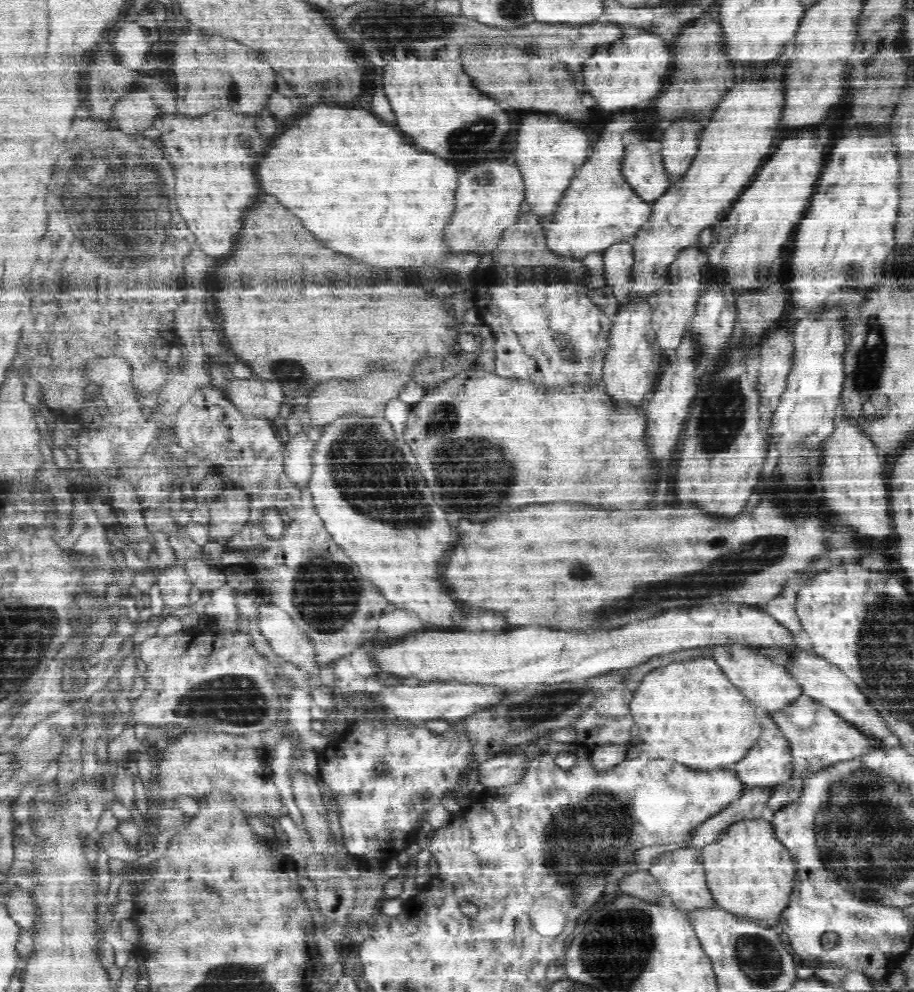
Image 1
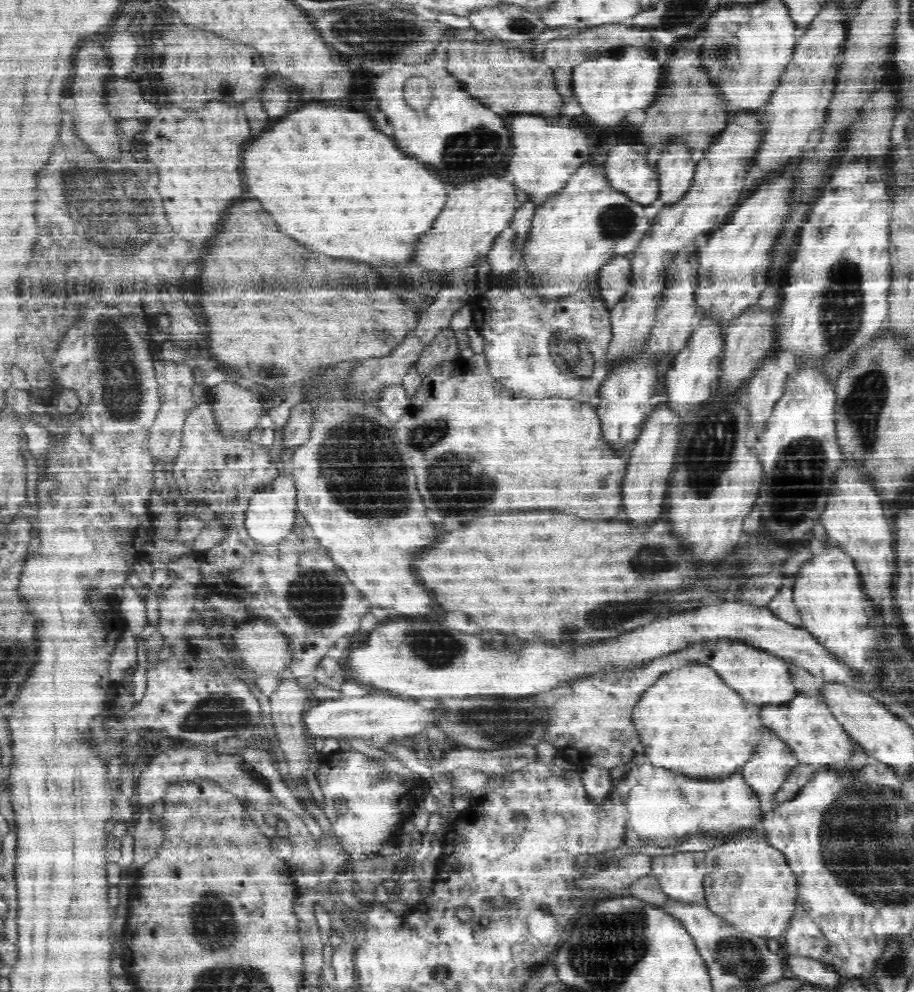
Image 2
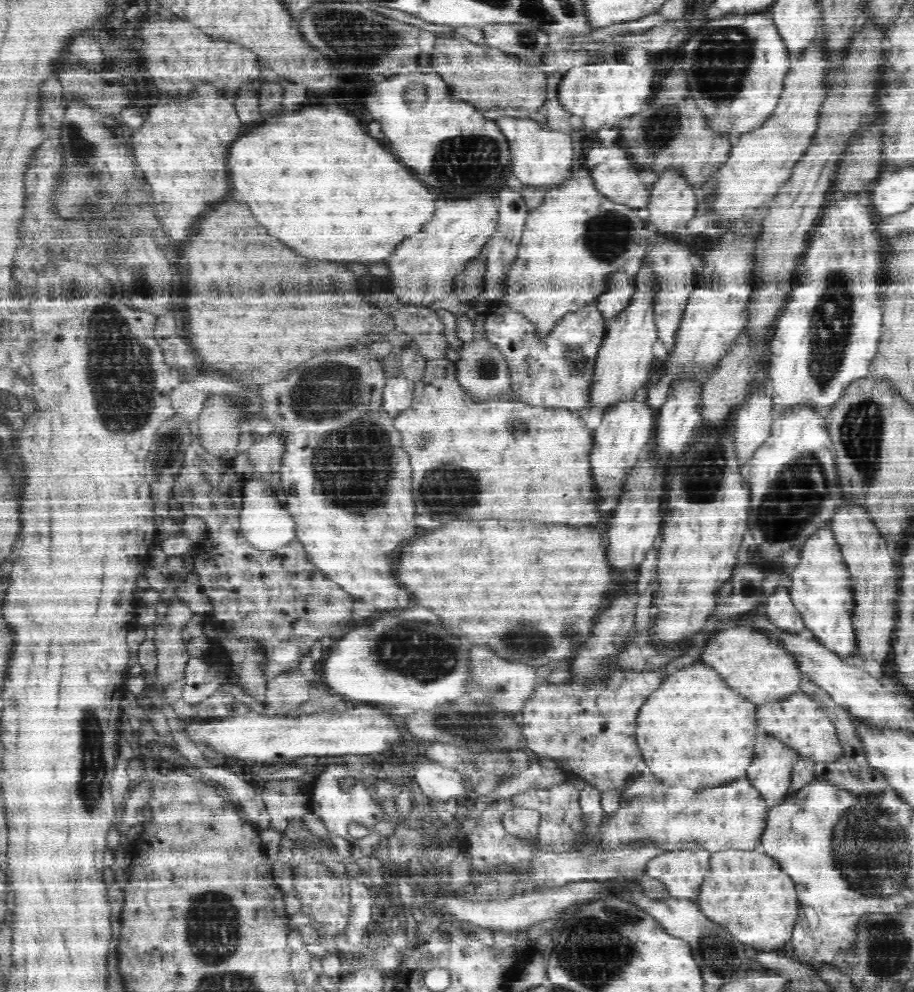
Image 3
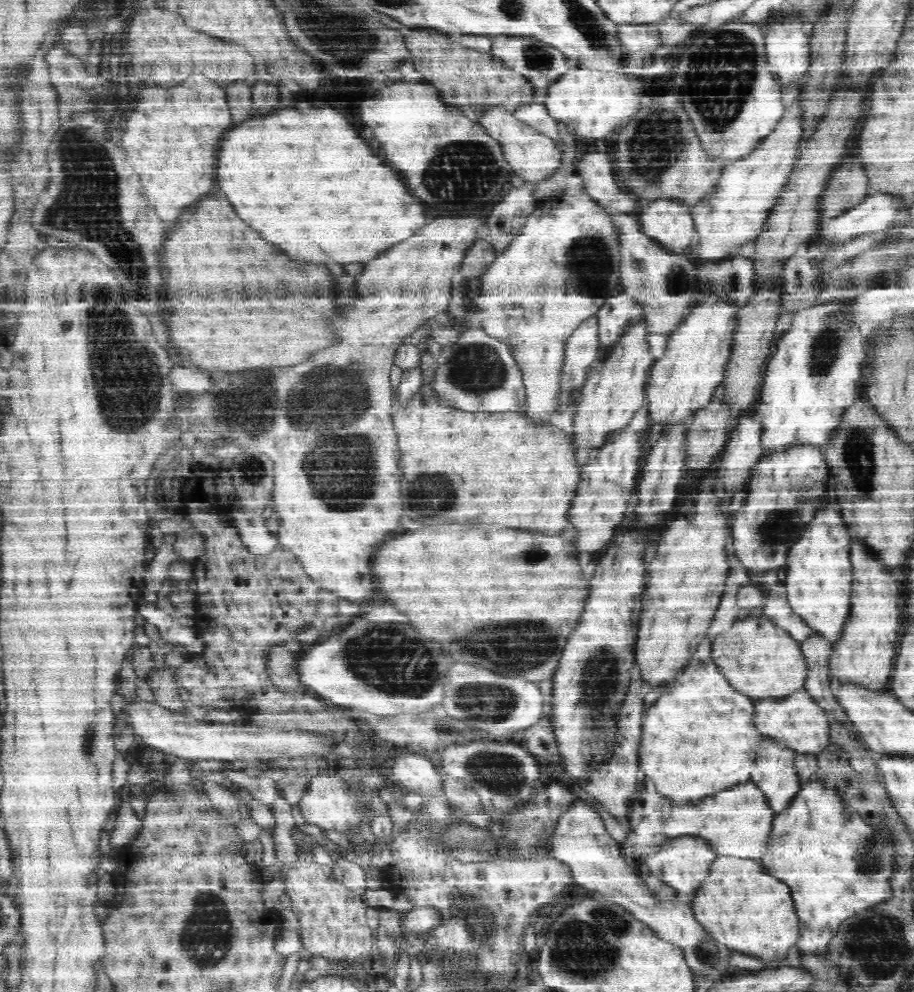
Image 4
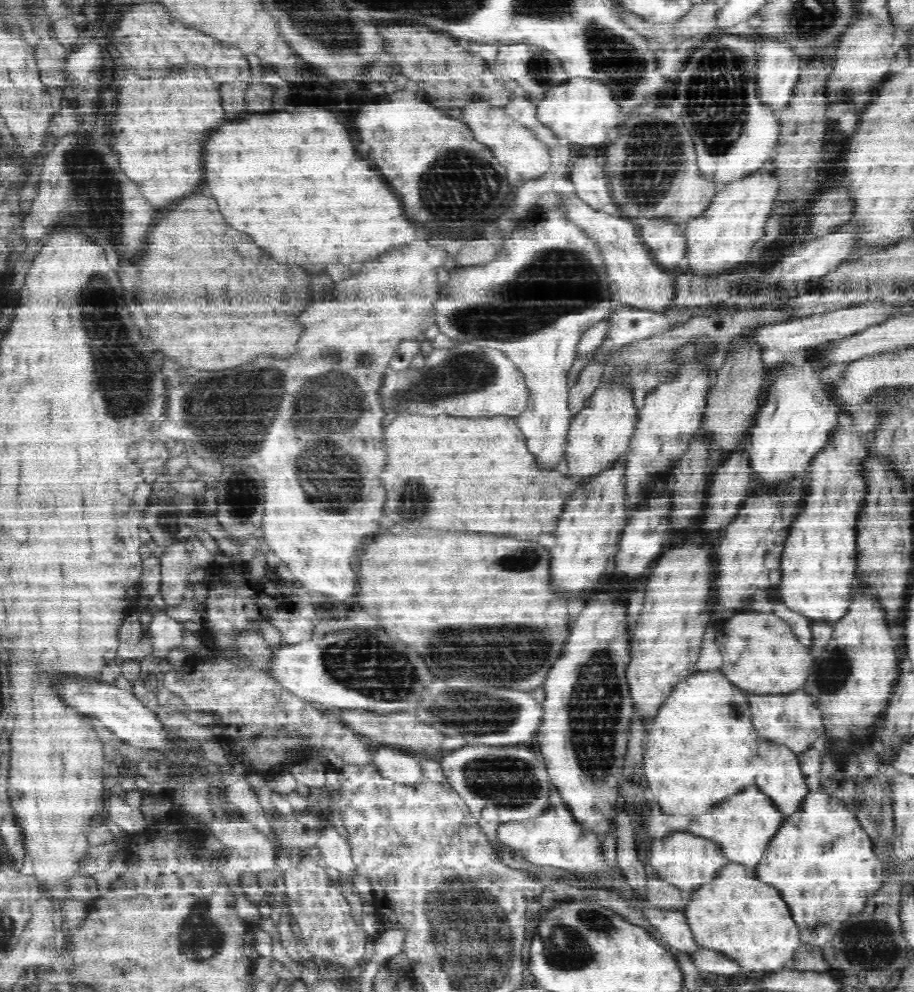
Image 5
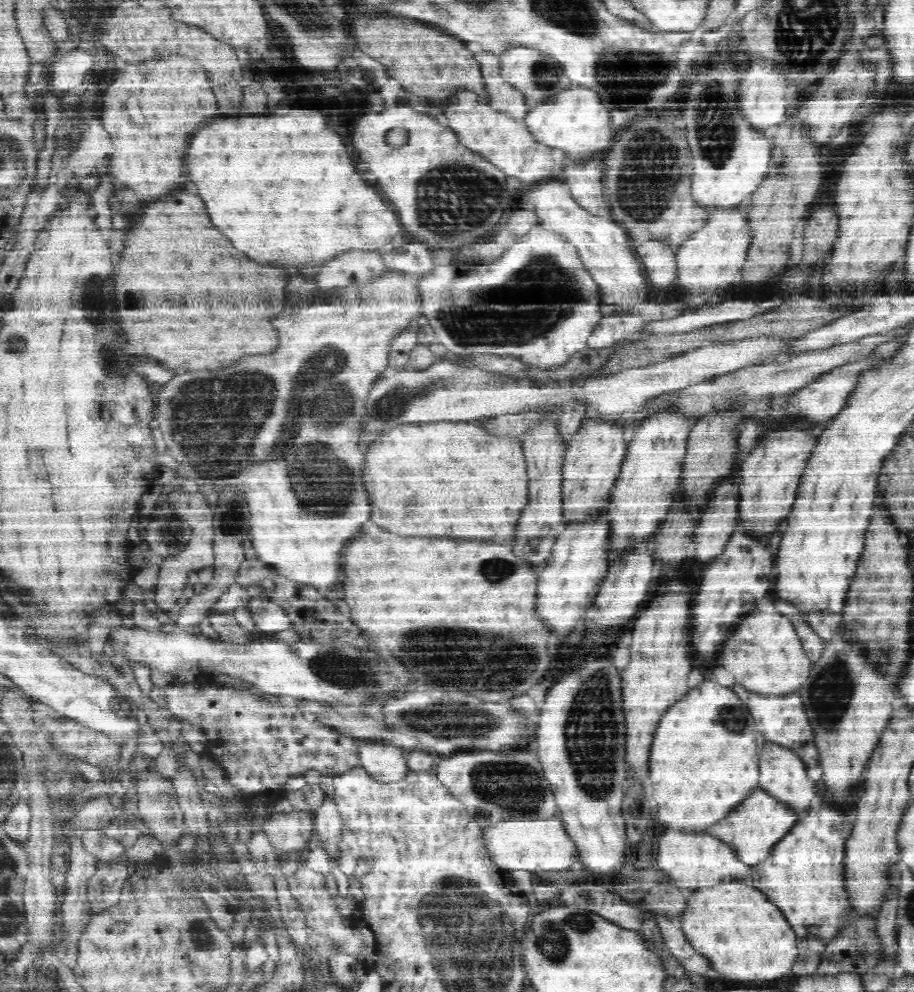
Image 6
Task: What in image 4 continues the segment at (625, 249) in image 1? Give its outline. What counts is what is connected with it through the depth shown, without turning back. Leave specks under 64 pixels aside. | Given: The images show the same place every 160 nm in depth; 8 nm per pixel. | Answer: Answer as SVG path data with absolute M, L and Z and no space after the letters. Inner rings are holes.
M624 290L606 298L596 314L600 342L603 346L600 358L604 356L608 344L612 344L624 332L625 326L640 316L642 308L639 301Z

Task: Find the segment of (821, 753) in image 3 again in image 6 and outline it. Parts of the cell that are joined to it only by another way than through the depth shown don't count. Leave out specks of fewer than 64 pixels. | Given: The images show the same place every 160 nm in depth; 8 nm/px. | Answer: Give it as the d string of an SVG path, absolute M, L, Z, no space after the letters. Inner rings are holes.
M734 684L732 690L750 708L752 718L756 722L756 728L760 728L760 732L762 732L762 736L766 736L766 740L782 744L782 746L788 746L788 748L793 750L794 746L805 745L814 741L814 730L810 726L808 714L804 710L804 702L802 702L802 698L800 698L798 692L786 694L786 696L760 696L760 694L748 692L746 688L740 688L740 684Z

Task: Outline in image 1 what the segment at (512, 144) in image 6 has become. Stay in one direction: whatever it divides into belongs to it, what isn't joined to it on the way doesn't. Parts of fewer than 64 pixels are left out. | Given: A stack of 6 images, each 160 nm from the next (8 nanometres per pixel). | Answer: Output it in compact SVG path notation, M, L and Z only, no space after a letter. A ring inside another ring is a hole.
M530 116L522 122L518 132L516 160L520 160L525 180L525 202L530 205L530 212L536 215L544 226L555 219L571 178L589 158L588 150L590 140L586 131L576 128L570 122L536 116Z

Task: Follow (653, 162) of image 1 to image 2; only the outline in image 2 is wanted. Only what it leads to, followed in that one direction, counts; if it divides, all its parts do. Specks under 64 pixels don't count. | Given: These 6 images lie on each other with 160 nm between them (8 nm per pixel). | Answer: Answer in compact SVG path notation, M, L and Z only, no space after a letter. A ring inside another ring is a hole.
M621 142L608 152L600 150L599 154L607 161L611 185L644 205L656 202L661 189L658 168L647 160L648 149L644 144Z

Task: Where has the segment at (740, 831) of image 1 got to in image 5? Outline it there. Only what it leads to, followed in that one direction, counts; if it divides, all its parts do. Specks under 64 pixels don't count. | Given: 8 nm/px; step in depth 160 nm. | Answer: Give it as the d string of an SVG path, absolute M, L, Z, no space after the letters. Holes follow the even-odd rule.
M729 862L719 868L712 880L700 885L692 893L684 911L695 939L703 945L703 948L724 952L726 956L738 960L750 974L762 974L762 972L787 968L796 950L802 945L799 939L800 929L796 921L792 920L792 913L789 904L784 902L783 893L778 888L758 880L756 874L752 876L746 870L746 865Z

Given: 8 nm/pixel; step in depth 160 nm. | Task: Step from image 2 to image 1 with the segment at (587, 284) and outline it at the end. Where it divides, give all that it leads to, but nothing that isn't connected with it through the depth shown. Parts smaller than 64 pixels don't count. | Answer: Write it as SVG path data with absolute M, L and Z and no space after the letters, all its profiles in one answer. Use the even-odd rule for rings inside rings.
M618 112L607 122L592 154L571 178L555 219L544 226L548 246L556 256L576 257L593 249L604 251L618 240L633 237L652 214L654 201L644 200L623 175L624 136L638 126L638 116L632 112Z

